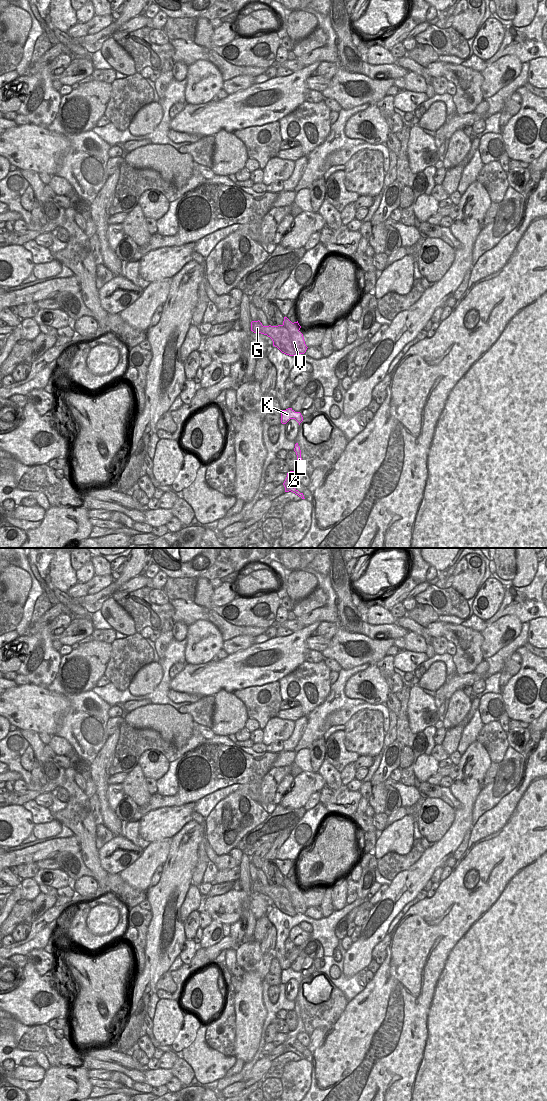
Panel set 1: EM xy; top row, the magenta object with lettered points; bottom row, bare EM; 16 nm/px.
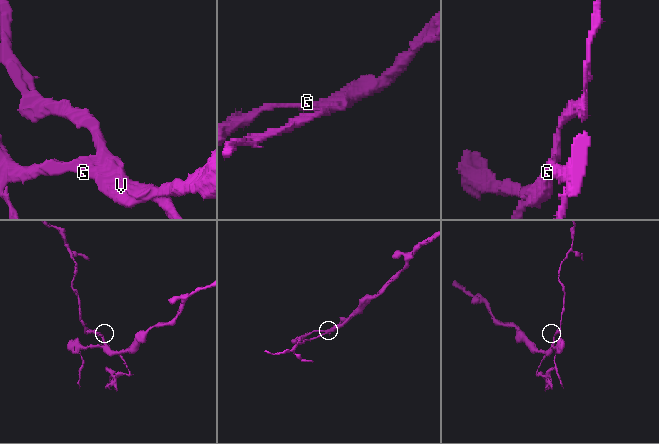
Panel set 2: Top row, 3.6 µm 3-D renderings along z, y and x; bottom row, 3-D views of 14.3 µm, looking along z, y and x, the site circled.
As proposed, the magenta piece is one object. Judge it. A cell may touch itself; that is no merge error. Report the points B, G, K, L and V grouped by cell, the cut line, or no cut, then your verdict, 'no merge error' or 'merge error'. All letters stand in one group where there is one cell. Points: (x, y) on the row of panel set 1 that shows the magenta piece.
B K L V / G | xy (263, 326), (265, 334) | merge error

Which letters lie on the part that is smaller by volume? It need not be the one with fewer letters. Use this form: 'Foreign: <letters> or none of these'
Foreign: G

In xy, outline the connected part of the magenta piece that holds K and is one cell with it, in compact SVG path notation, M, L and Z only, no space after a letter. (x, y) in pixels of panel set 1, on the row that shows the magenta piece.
M292 408L282 410L281 423L286 424L290 419L295 419L299 425L303 421L303 417L300 412L295 412Z

